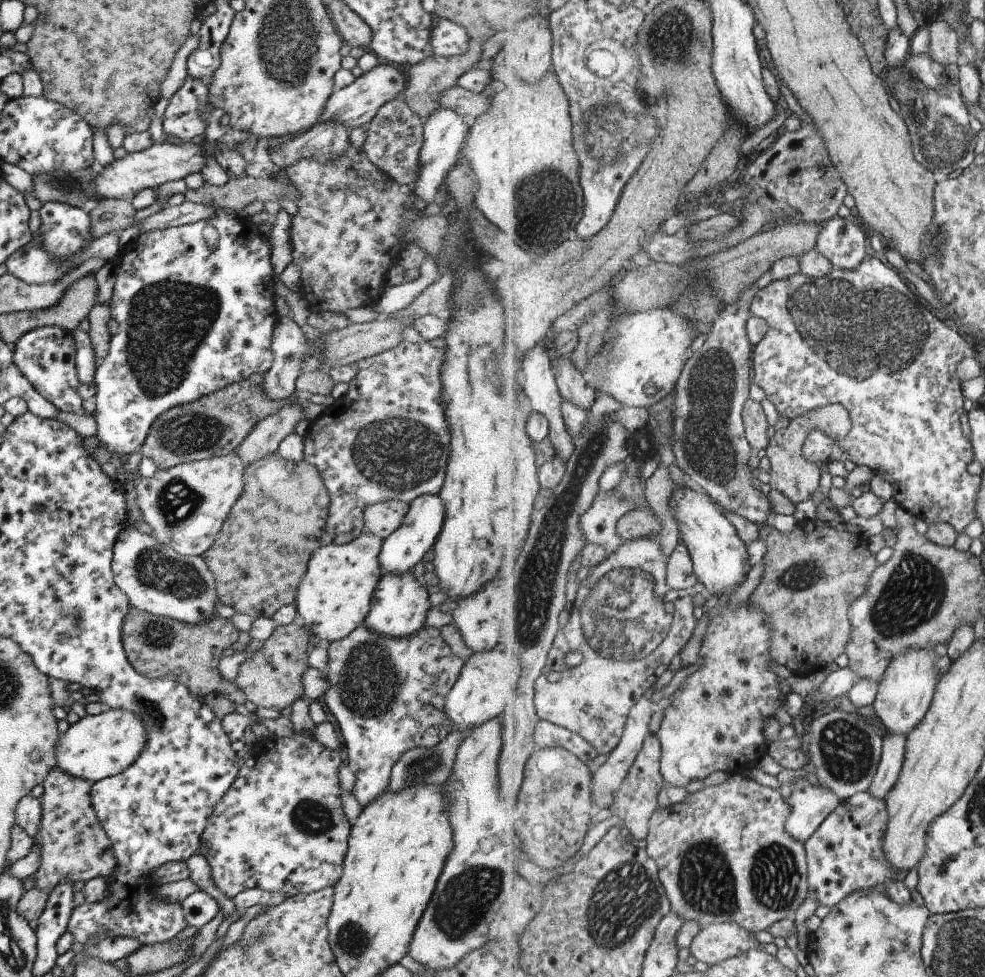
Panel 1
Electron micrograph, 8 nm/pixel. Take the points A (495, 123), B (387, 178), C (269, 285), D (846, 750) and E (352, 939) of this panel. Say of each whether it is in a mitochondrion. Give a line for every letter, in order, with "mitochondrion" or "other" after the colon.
A: other
B: other
C: other
D: mitochondrion
E: mitochondrion

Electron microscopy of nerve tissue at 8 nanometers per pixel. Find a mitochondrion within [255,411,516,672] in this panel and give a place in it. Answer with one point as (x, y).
(396, 455)

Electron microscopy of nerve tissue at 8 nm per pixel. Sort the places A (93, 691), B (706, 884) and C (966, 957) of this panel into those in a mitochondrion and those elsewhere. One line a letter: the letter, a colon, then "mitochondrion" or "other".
A: other
B: mitochondrion
C: mitochondrion

